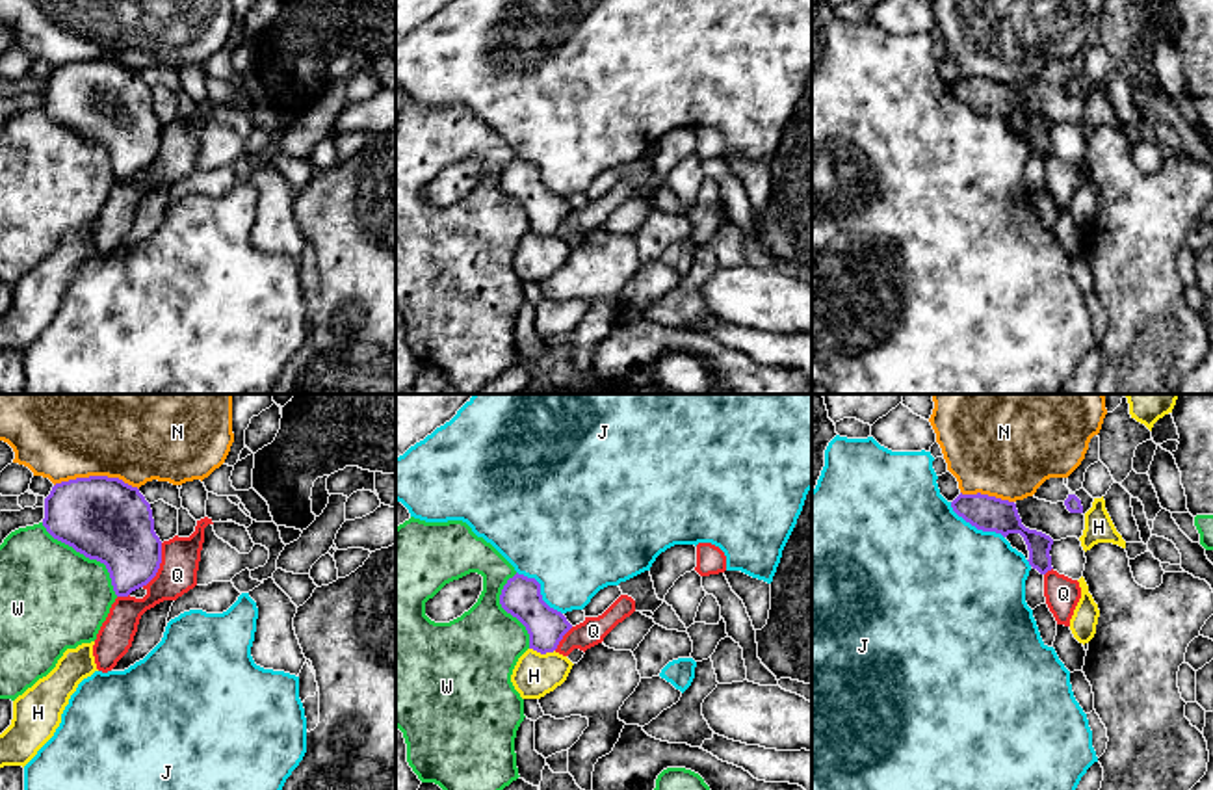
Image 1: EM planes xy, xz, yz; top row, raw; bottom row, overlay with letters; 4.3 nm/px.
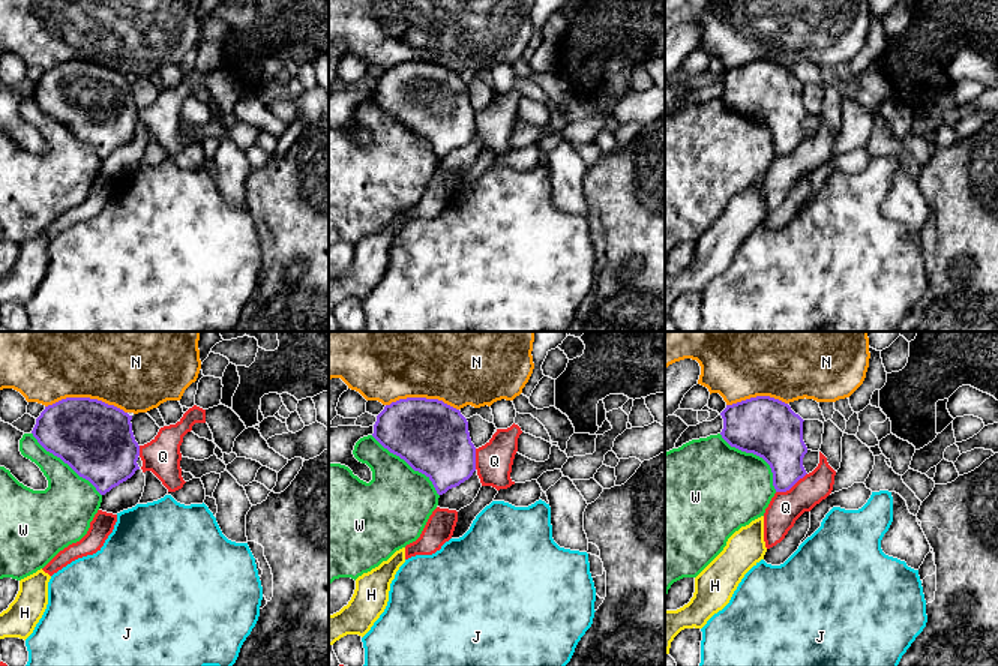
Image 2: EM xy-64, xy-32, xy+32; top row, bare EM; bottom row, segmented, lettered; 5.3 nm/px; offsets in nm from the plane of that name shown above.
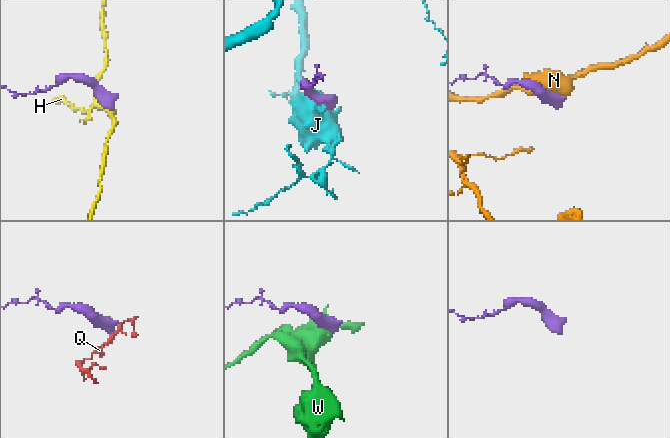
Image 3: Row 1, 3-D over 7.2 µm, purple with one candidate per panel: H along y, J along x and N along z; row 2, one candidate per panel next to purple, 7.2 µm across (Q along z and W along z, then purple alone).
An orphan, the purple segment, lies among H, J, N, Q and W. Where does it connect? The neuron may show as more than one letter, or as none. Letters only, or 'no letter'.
no letter

